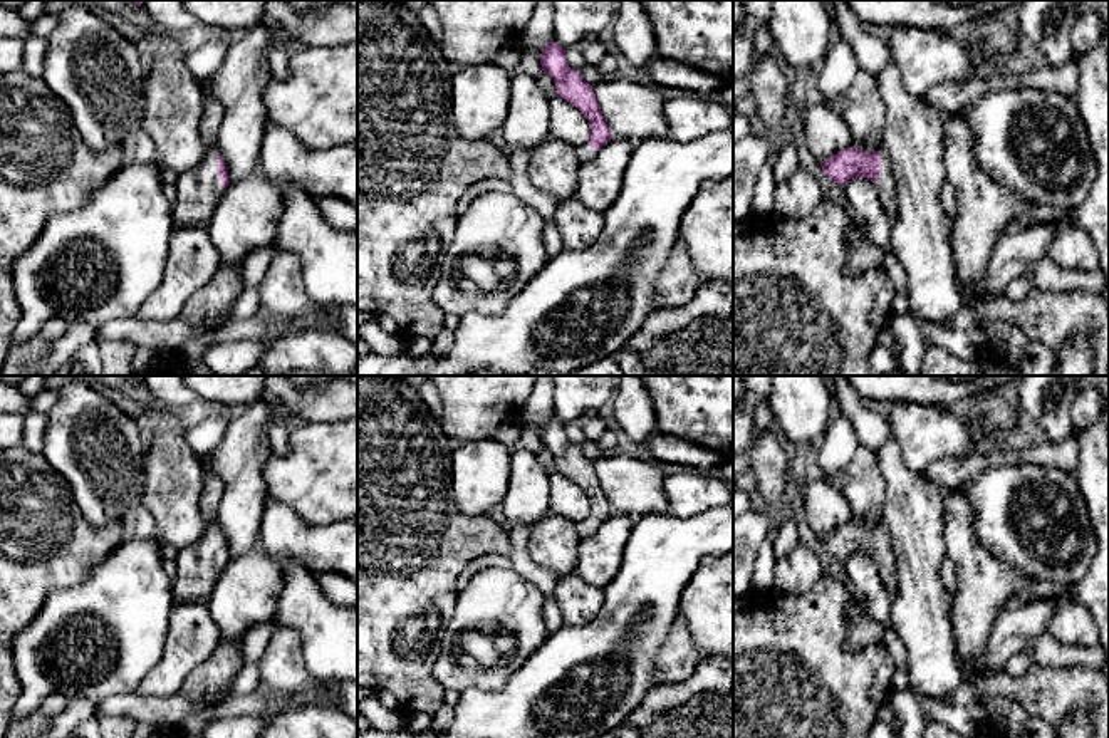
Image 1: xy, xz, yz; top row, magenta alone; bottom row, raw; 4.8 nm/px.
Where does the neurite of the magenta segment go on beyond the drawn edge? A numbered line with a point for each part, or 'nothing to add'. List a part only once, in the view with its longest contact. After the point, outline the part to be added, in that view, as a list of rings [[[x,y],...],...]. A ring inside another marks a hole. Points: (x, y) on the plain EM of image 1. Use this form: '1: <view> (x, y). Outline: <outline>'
1: xy (198, 566). Outline: [[[208,527],[200,542],[174,552],[176,575],[171,579],[176,602],[208,602],[225,564],[216,548],[218,527]]]

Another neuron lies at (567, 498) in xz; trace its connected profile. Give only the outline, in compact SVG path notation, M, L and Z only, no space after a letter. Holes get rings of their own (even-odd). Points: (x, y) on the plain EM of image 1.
M550 473L550 512L569 518L574 523L586 520L591 513L591 500L586 491L570 478Z

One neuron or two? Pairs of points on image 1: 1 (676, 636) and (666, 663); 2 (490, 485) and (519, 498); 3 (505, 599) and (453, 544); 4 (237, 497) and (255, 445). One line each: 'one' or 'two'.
1: one
2: two
3: two
4: one

